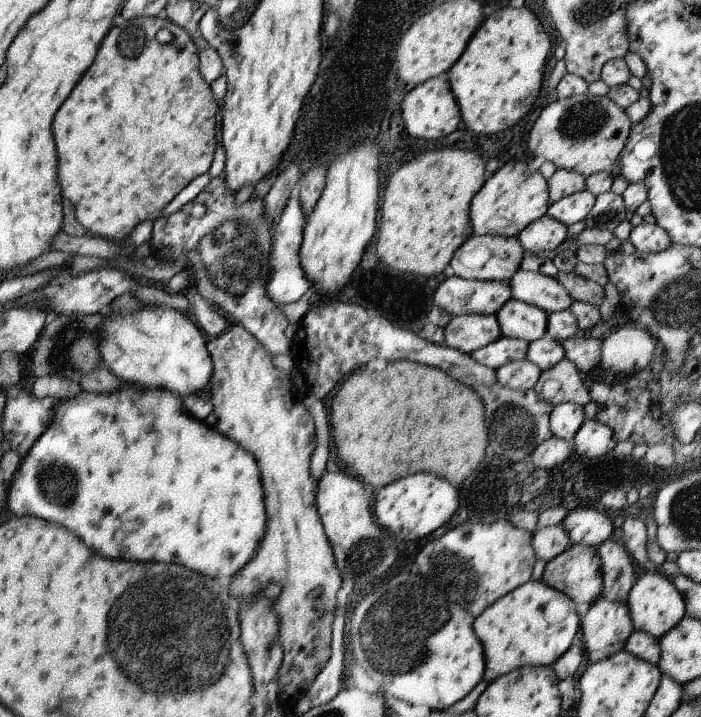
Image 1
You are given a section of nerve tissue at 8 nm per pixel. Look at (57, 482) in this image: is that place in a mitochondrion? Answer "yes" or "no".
yes

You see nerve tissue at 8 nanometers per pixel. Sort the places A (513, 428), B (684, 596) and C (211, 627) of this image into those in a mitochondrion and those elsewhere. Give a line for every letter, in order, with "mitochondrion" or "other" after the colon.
A: mitochondrion
B: other
C: mitochondrion

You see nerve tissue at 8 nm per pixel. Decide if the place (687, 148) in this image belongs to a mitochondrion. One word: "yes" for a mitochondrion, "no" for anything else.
yes

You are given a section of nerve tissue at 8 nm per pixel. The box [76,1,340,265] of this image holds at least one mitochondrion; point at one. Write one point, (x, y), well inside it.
(129, 47)

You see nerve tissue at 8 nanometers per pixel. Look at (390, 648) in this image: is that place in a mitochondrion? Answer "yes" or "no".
yes

